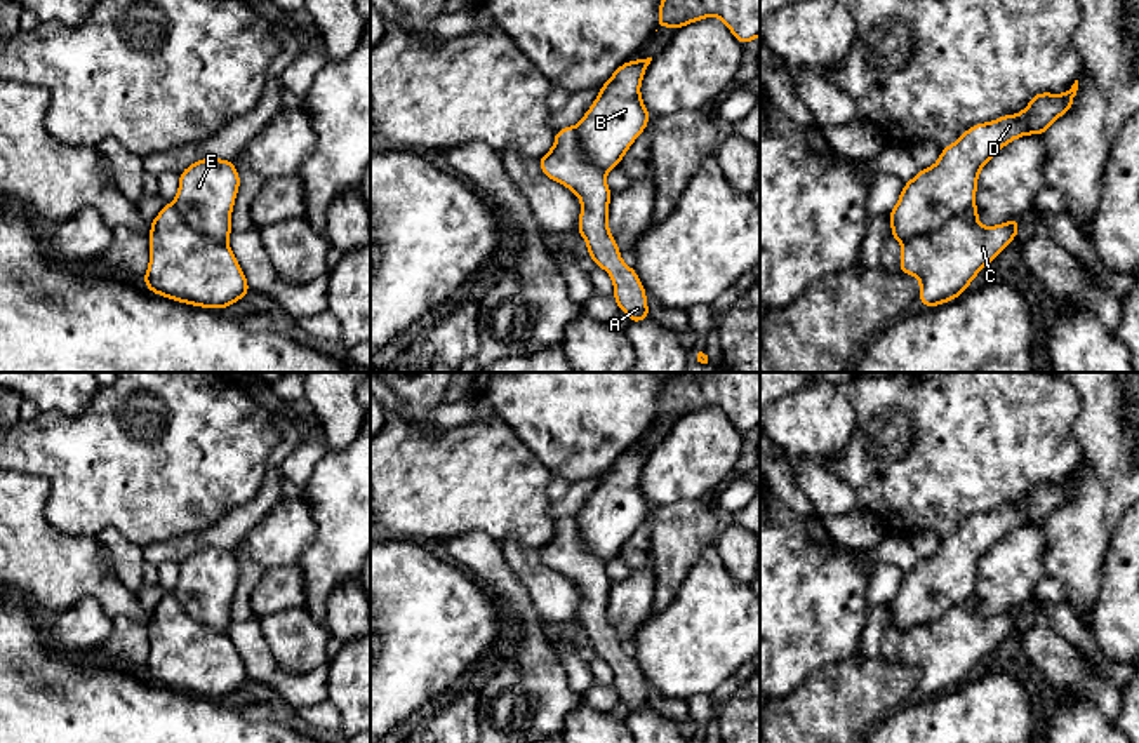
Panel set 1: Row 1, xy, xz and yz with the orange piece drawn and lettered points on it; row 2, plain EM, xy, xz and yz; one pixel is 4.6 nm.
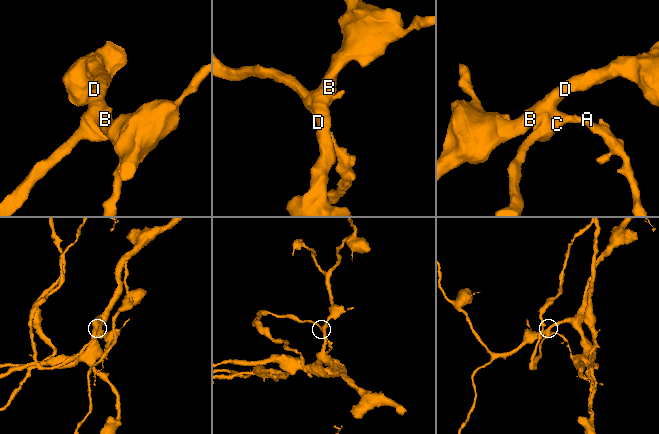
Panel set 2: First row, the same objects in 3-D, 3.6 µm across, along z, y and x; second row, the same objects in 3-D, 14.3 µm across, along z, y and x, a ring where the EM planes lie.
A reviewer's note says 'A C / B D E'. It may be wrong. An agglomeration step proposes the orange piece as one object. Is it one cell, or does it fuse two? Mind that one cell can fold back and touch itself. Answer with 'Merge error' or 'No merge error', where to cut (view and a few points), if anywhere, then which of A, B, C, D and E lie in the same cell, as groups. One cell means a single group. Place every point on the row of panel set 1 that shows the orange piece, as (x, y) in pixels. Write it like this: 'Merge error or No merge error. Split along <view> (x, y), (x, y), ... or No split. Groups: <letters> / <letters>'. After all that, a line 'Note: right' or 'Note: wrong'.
Merge error. Split along yz (972, 204), (938, 228), (901, 244). Groups: A C / B D E
Note: right

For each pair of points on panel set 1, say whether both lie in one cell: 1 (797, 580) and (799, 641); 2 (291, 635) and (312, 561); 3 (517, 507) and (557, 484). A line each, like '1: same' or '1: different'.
1: same
2: different
3: different

